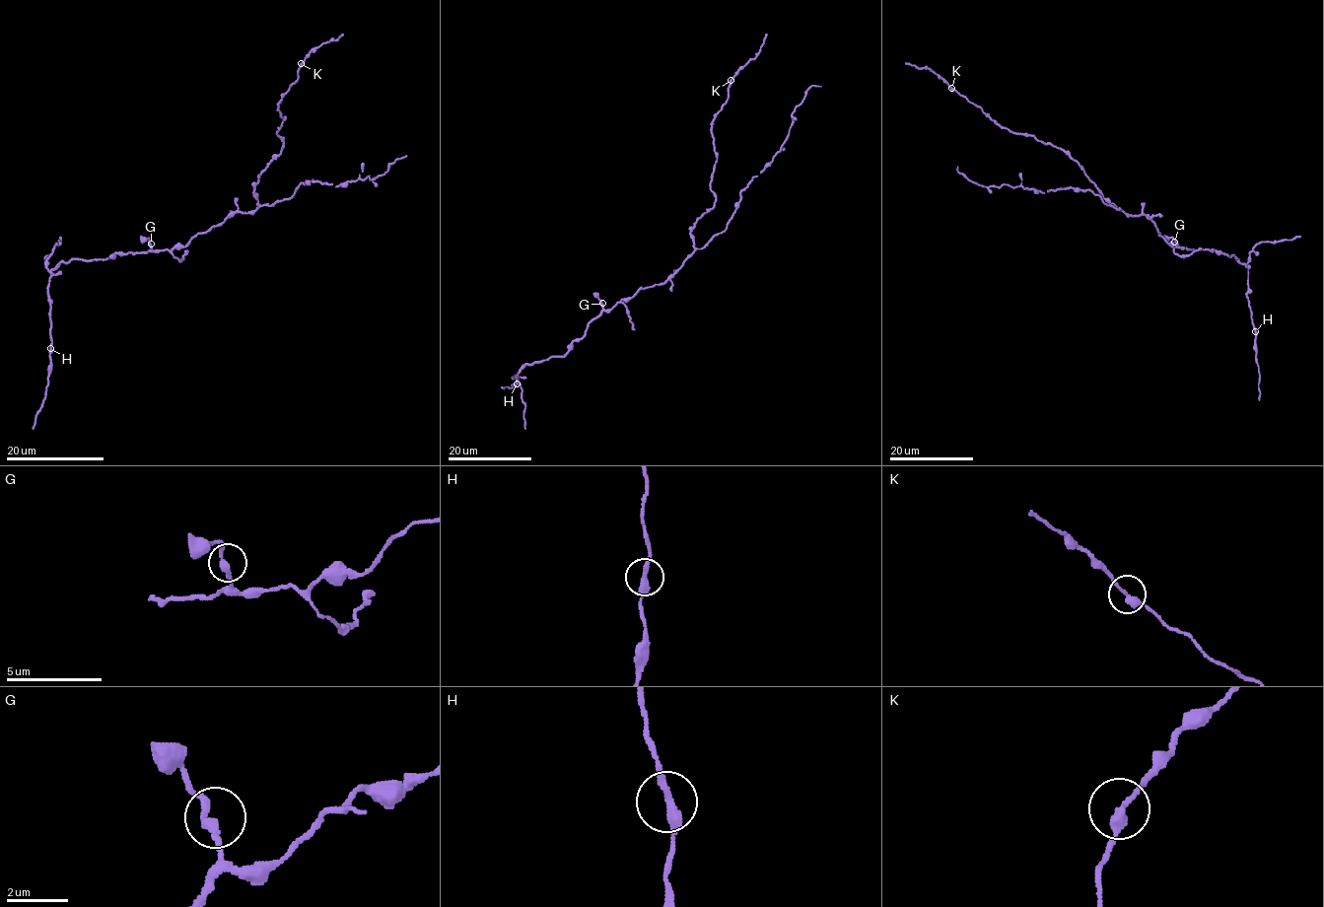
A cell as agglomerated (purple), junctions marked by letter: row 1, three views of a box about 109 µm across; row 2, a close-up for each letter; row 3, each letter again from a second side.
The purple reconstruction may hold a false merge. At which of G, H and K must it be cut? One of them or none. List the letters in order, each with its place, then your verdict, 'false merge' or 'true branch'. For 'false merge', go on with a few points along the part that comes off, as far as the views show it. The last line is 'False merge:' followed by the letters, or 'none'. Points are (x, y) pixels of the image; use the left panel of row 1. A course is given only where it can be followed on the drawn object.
G: (151, 244) | true branch
H: (50, 348) | true branch
K: (301, 63) | true branch
False merge: none

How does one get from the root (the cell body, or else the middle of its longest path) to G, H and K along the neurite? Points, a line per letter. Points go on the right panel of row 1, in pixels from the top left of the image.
G: (1151, 221), (1168, 244), (1181, 247), (1174, 242)
H: (1151, 221), (1160, 236), (1173, 247), (1217, 250), (1233, 255), (1245, 265), (1246, 298), (1255, 331)
K: (1151, 221), (1145, 215), (1128, 216), (1107, 201), (1083, 170), (1061, 149), (1001, 127), (951, 88)

